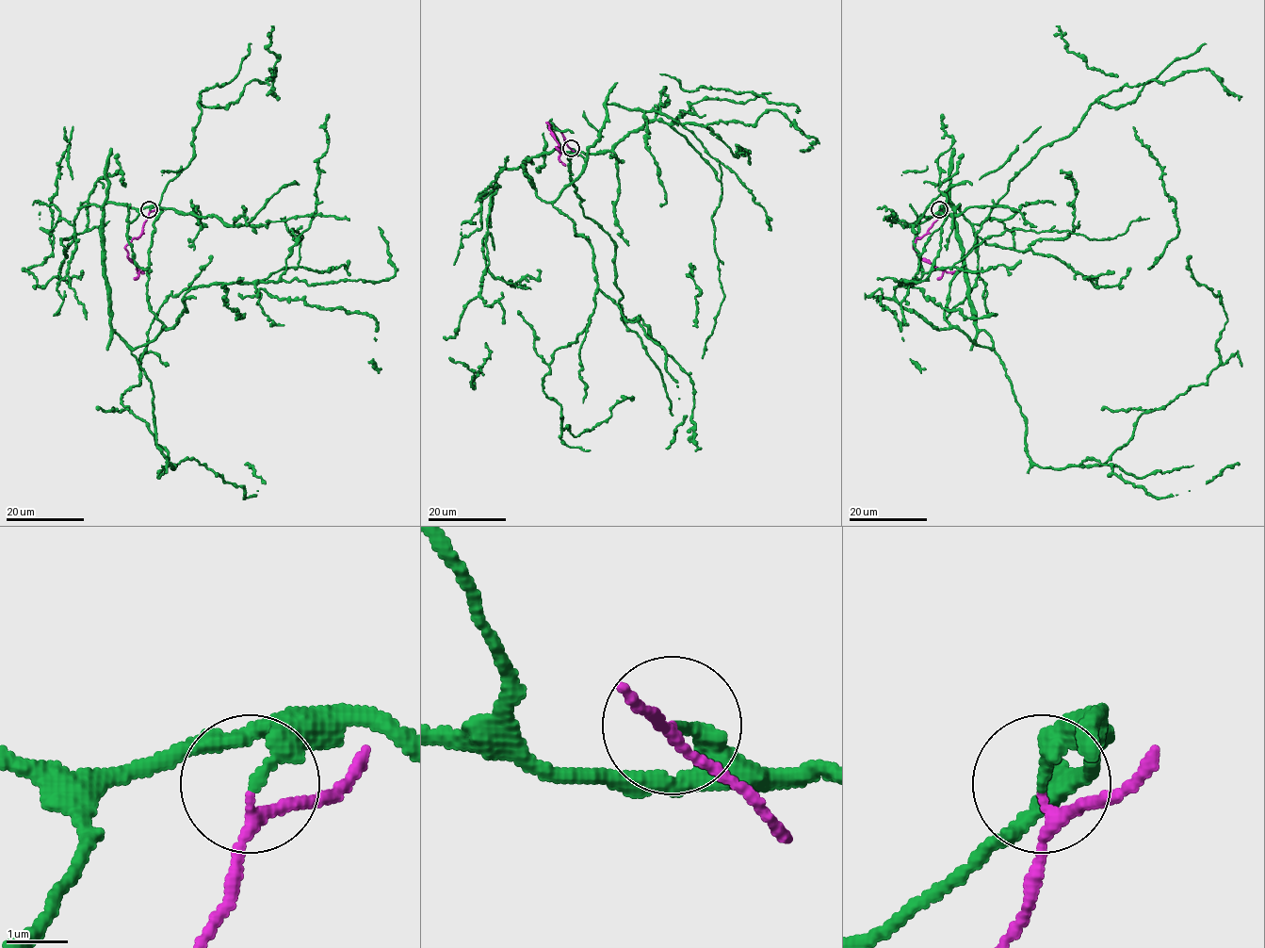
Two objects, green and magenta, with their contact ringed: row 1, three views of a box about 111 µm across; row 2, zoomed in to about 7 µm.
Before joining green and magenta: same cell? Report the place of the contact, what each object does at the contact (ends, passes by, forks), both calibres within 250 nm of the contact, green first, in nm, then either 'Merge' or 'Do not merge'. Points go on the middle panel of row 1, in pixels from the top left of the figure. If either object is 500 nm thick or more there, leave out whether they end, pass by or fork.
Place: (571, 148). At the ring green ends. At the ring magenta passes by. Thickness 260 nm (green) against 150 nm. Do not merge

